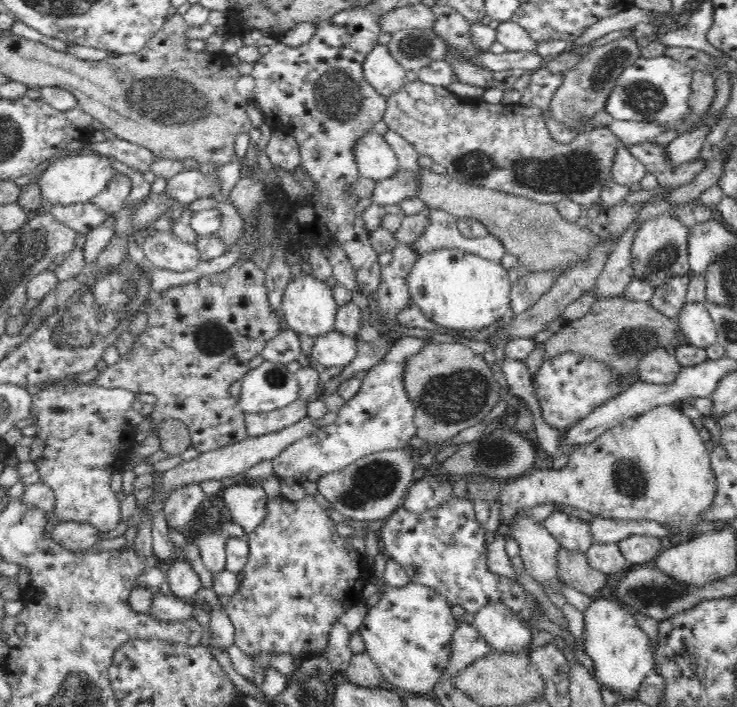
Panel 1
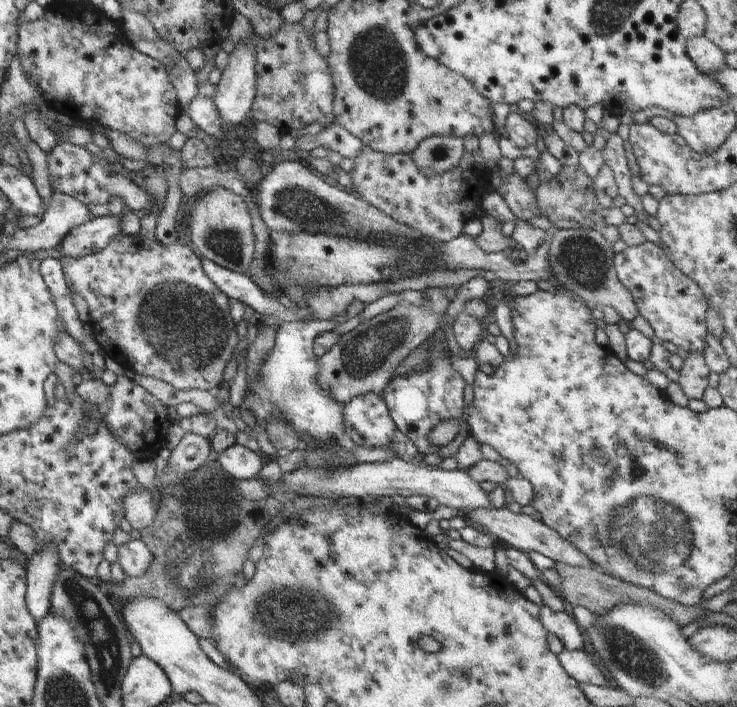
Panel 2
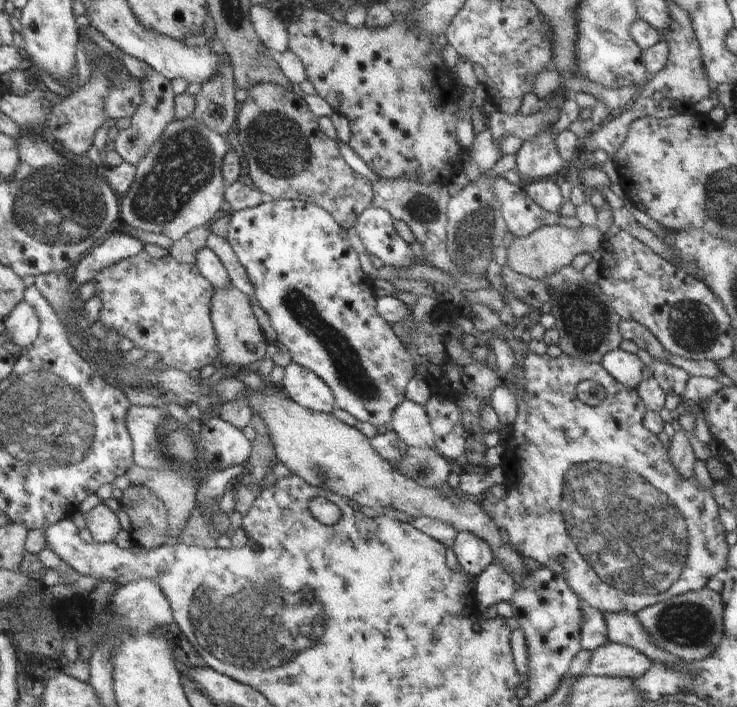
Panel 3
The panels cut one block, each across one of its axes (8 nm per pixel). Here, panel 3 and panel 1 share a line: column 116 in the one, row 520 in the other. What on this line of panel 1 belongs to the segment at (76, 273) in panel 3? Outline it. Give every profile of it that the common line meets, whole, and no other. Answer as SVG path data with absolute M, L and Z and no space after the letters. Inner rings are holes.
M230 481L226 482L220 494L227 508L226 517L239 524L246 536L263 522L267 515L267 492L256 484Z

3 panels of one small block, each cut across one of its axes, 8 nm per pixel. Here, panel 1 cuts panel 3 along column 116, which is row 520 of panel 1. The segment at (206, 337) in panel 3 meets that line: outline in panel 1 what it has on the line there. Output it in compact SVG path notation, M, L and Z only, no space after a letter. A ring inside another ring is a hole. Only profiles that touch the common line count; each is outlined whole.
M308 494L298 502L286 500L283 496L272 498L272 500L268 499L265 519L246 538L249 540L249 559L240 574L237 591L226 601L224 606L235 628L234 643L238 645L238 648L242 649L242 652L249 654L251 657L258 656L258 654L270 654L270 652L302 656L304 659L320 655L320 652L324 652L324 648L328 646L328 638L330 638L332 626L340 620L340 616L346 610L350 610L356 602L361 602L362 600L361 589L368 582L368 576L372 572L367 559L364 555L354 550L352 546L346 544L346 538L340 536L337 532L337 523L330 519L328 509L324 509L314 499L313 495Z

